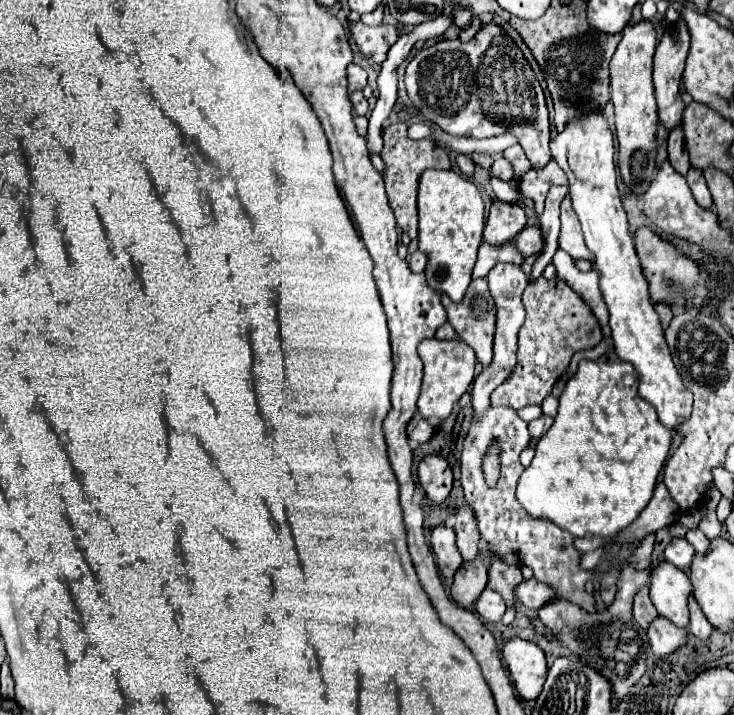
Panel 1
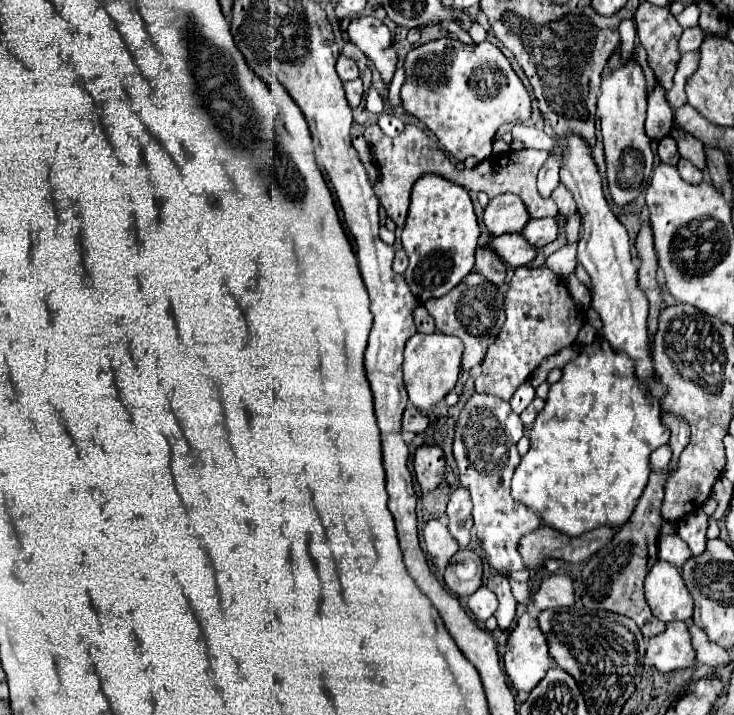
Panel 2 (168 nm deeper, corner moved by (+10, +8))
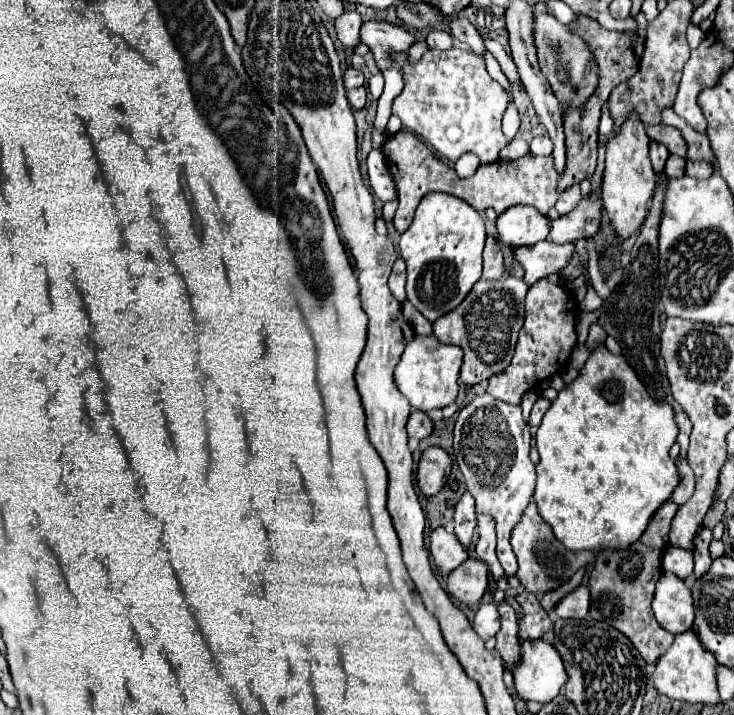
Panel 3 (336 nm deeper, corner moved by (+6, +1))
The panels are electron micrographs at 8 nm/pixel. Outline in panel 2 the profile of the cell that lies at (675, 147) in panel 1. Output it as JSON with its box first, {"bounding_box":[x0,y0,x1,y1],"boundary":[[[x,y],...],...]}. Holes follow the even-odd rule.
{"bounding_box":[658,136,680,166],"boundary":[[[666,136],[666,140],[660,140],[658,144],[658,156],[664,164],[670,164],[670,166],[676,166],[678,160],[680,160],[680,154],[678,154],[678,148],[674,144],[674,138]]]}

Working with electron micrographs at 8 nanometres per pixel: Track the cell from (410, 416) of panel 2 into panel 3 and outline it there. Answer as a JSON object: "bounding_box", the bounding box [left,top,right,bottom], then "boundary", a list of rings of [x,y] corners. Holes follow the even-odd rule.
{"bounding_box":[408,411,432,439],"boundary":[[[412,411],[410,419],[408,419],[408,437],[416,437],[416,439],[424,439],[432,433],[432,421],[426,413],[422,411]]]}

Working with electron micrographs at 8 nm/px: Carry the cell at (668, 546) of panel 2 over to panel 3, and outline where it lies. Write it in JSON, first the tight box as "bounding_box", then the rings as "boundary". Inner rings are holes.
{"bounding_box":[662,545,694,579],"boundary":[[[668,545],[664,555],[662,555],[662,567],[664,567],[664,571],[670,571],[670,573],[678,575],[680,579],[686,579],[694,569],[692,551]]]}

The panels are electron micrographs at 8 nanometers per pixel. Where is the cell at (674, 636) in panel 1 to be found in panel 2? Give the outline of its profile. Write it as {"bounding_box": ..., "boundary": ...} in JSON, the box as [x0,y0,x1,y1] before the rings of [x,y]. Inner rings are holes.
{"bounding_box":[646,622,696,674],"boundary":[[[684,622],[666,624],[666,632],[648,642],[646,658],[660,674],[686,670],[694,666],[696,650],[692,646],[692,636],[686,624]]]}

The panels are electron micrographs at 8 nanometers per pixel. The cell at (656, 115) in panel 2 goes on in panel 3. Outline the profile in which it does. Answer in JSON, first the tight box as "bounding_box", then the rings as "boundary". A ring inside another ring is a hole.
{"bounding_box":[650,143,670,173],"boundary":[[[650,143],[650,159],[652,159],[652,167],[656,173],[660,173],[664,169],[668,155],[670,153],[666,151],[666,147],[662,143]]]}

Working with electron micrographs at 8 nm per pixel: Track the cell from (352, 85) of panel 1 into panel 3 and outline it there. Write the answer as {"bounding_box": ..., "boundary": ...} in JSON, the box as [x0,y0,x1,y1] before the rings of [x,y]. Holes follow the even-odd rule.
{"bounding_box":[344,67,364,89],"boundary":[[[348,67],[348,69],[344,71],[344,85],[346,85],[346,89],[362,87],[362,85],[364,85],[364,75],[362,75],[358,69]]]}

